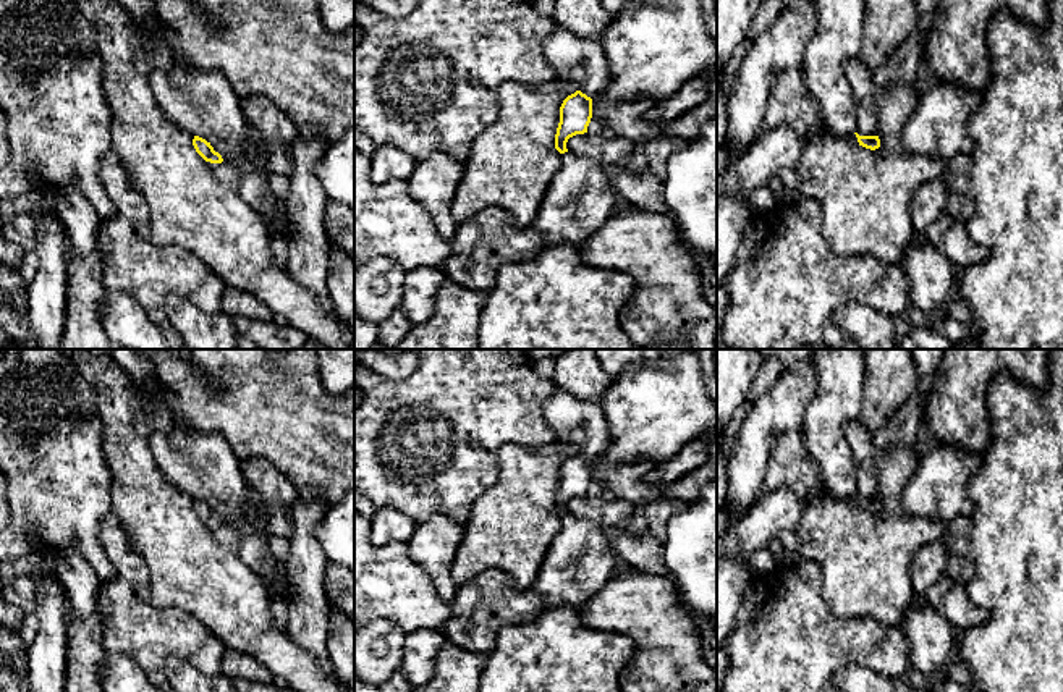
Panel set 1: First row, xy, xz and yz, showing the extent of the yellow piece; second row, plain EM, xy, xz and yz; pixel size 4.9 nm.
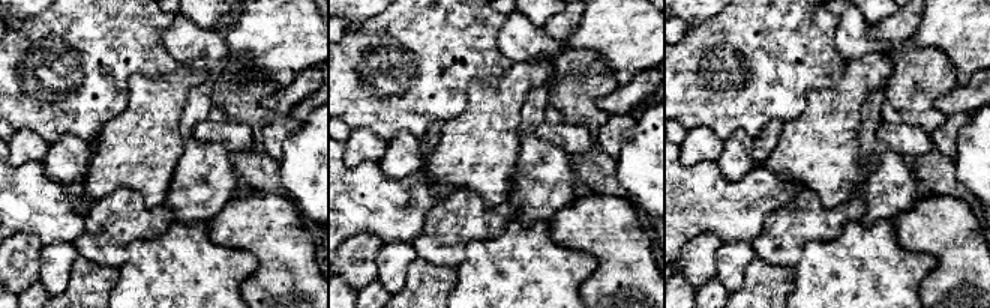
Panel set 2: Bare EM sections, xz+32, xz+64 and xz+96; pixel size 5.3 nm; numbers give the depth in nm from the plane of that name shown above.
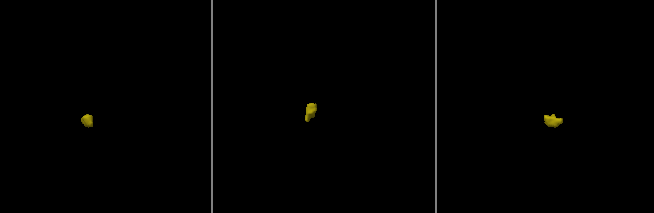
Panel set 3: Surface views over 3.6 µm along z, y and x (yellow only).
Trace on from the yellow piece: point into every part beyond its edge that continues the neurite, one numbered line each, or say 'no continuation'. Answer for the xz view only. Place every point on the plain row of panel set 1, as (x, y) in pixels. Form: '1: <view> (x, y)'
1: xz (580, 424)
2: xz (580, 561)

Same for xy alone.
no continuation

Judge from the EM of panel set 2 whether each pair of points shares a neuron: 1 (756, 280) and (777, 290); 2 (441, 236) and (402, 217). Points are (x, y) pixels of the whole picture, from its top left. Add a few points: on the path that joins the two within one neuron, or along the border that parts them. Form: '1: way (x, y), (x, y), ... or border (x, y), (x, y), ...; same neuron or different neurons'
1: way (761, 280), (767, 286), (773, 286); same neuron
2: border (444, 199), (429, 212), (423, 230), (410, 242); different neurons

